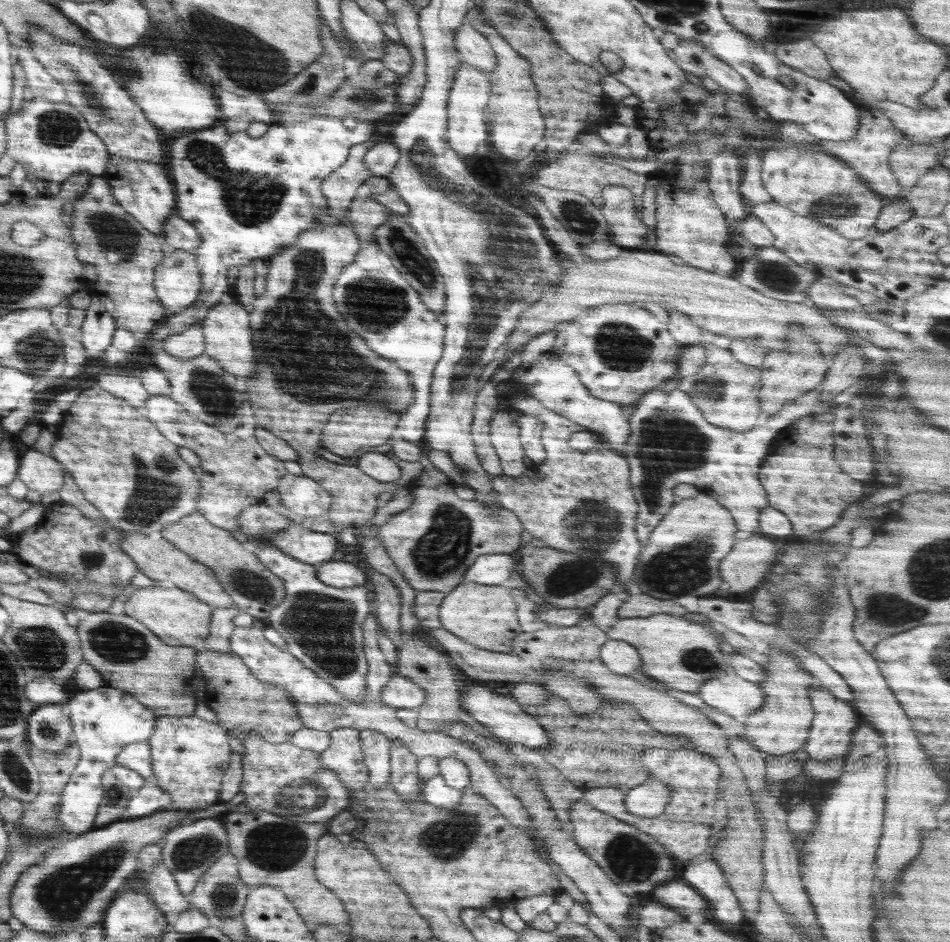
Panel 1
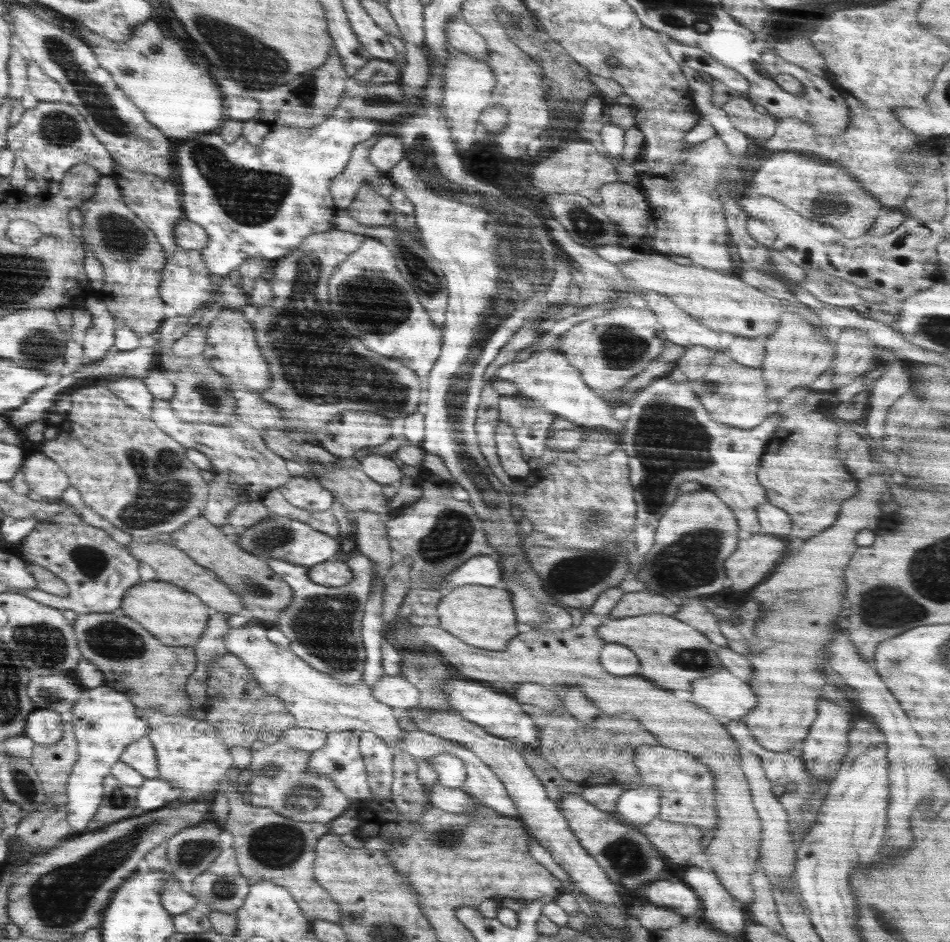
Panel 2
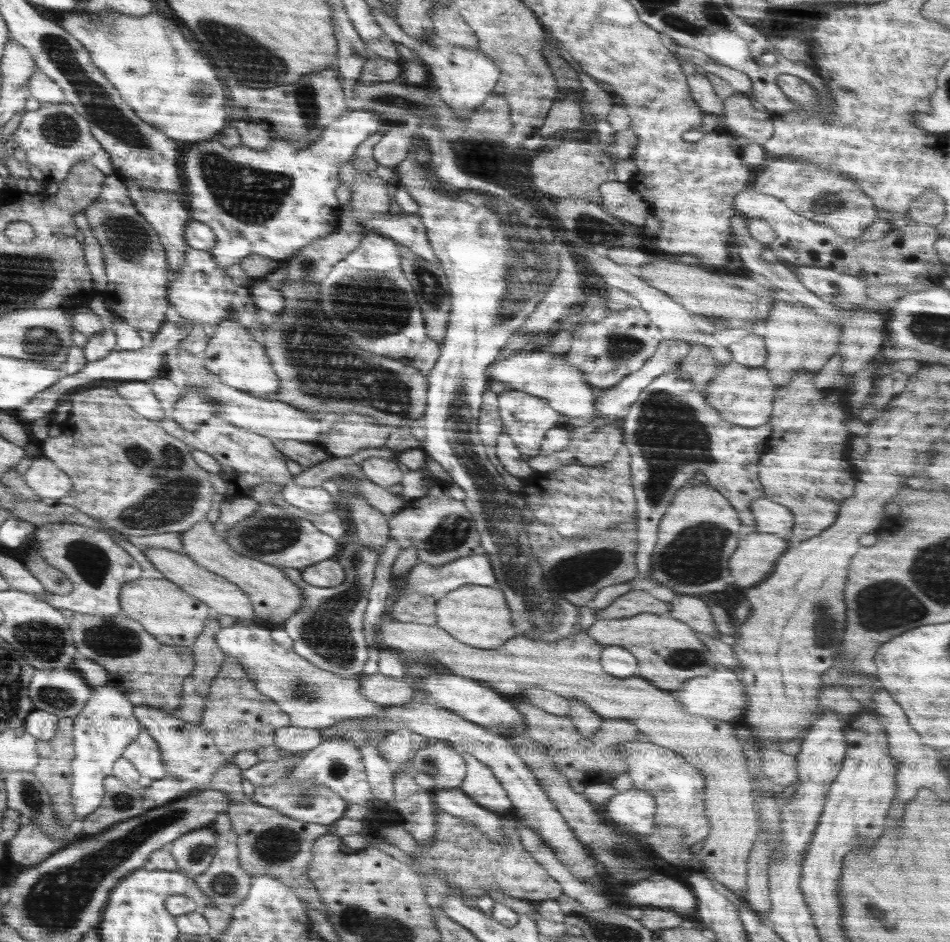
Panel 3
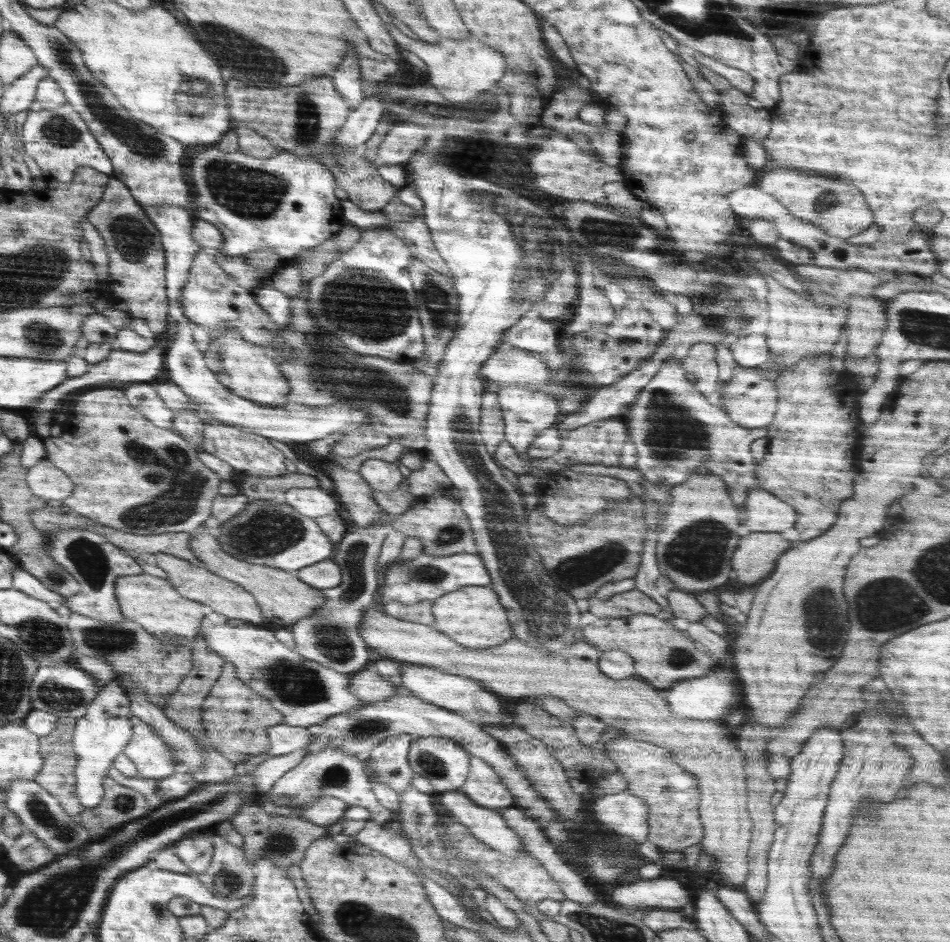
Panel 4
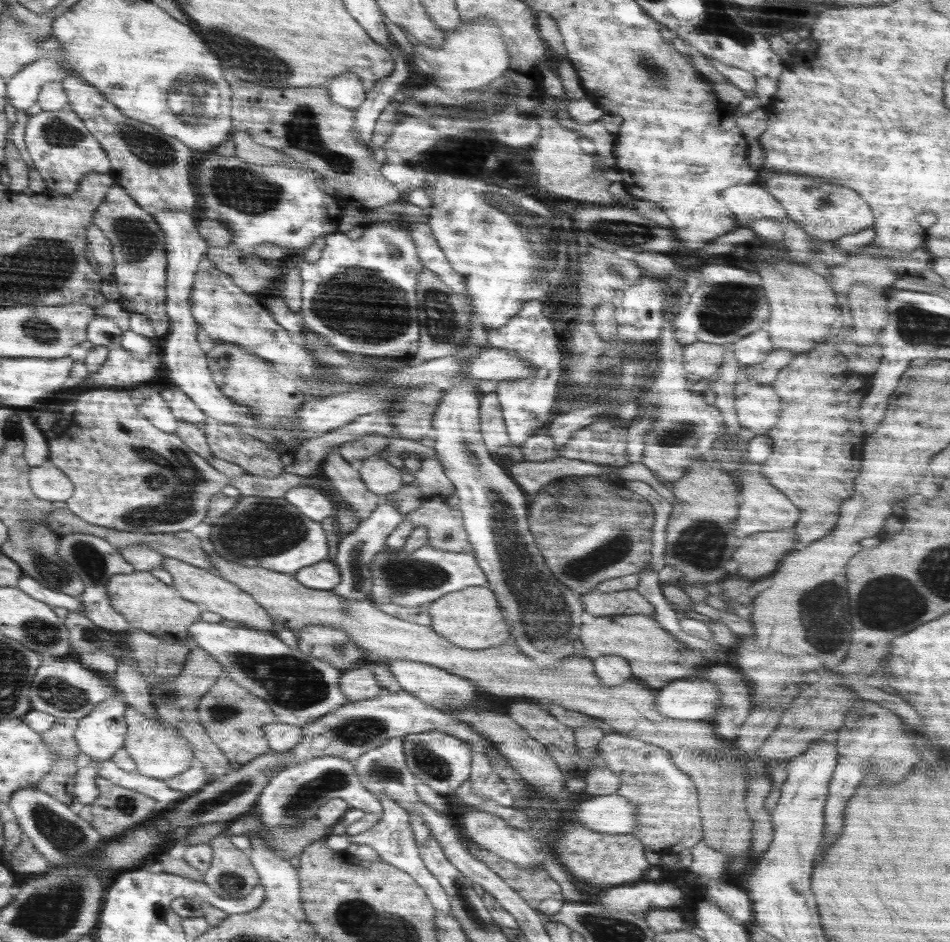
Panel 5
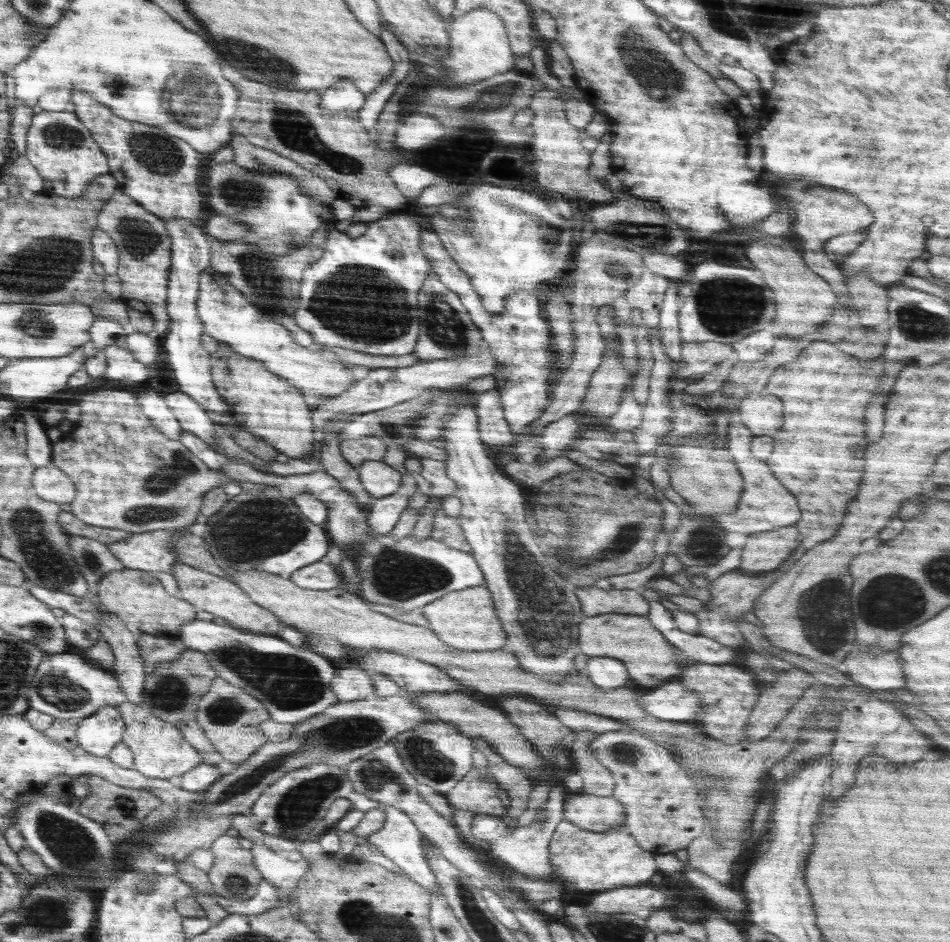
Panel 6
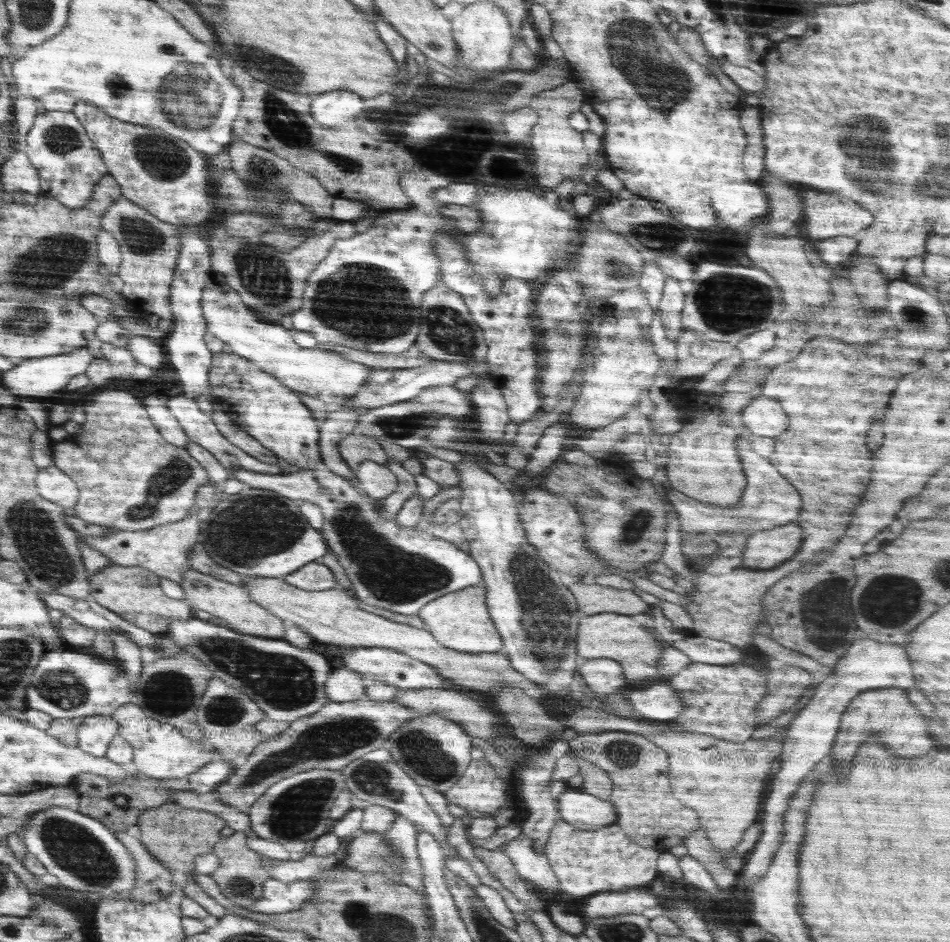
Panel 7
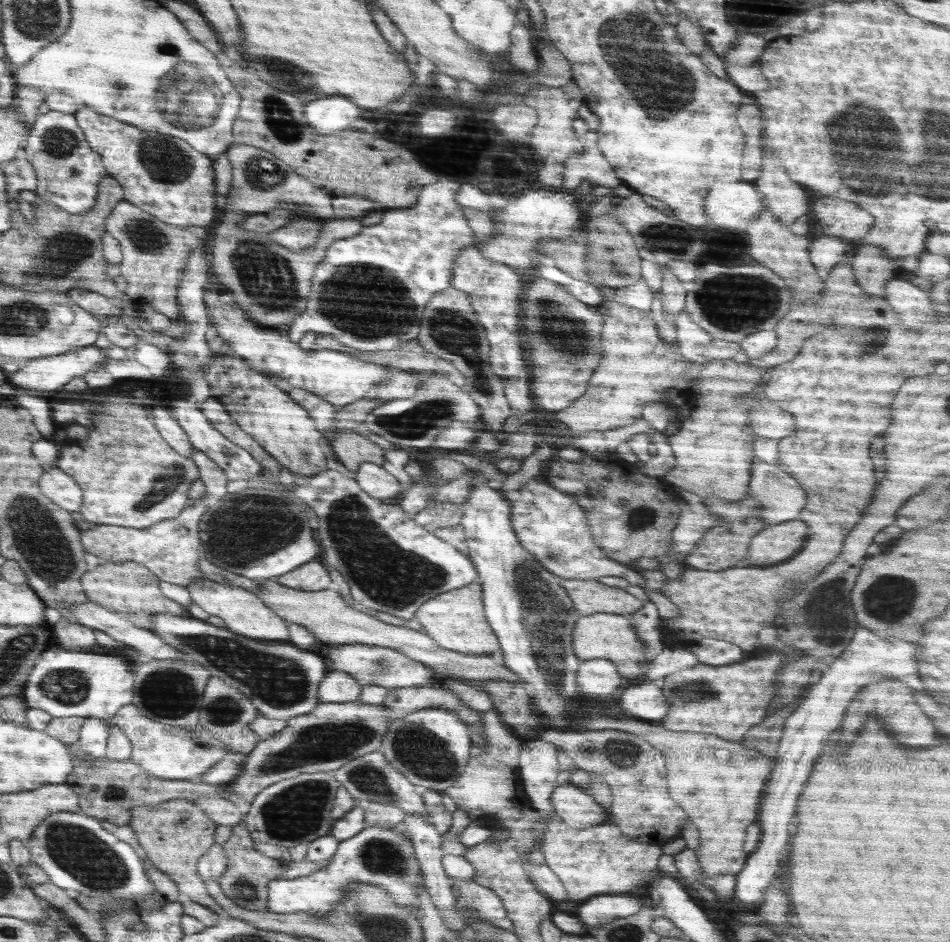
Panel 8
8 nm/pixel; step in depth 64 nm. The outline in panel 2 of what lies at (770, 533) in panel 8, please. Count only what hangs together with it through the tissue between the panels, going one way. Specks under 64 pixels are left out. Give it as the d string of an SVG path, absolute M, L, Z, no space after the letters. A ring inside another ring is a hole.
M750 536L746 542L742 540L737 544L736 550L724 561L726 576L732 580L731 588L734 590L748 590L765 580L775 568L776 560L782 556L784 544L774 536Z

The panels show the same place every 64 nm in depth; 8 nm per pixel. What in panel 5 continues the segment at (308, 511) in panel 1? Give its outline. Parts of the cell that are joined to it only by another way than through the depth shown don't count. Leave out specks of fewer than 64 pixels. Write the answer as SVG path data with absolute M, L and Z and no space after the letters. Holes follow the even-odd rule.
M300 487L287 490L284 498L295 506L302 515L321 522L324 518L335 516L335 505L332 500L324 495L324 491L316 487Z

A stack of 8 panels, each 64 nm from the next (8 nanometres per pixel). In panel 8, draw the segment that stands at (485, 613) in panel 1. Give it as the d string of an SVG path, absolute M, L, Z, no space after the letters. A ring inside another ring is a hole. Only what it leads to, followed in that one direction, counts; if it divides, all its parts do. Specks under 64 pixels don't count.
M477 581L427 600L415 612L415 619L422 625L428 636L434 639L434 642L442 648L464 654L490 655L496 652L500 646L498 646L496 633L486 622L484 612L482 589L480 582Z

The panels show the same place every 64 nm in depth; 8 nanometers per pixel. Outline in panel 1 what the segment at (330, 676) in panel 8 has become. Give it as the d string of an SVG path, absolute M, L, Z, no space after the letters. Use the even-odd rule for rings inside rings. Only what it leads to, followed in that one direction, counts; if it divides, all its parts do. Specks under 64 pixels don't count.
M393 674L386 686L382 686L382 702L397 708L416 708L422 706L425 692L418 683L412 682L405 676Z

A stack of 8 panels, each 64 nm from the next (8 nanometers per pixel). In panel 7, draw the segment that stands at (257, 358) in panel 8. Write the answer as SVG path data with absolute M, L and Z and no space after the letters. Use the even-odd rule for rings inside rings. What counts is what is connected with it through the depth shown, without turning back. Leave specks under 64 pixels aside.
M212 270L208 272L208 277L204 281L200 306L202 306L208 332L228 342L234 354L244 356L252 360L254 364L258 364L258 368L262 368L264 372L278 376L278 380L282 380L282 384L286 384L288 388L310 394L326 404L332 404L332 402L340 404L342 400L352 396L360 388L360 384L366 380L368 372L374 370L345 360L334 352L300 348L296 342L293 342L291 330L286 330L280 324L260 322L254 310L244 306L240 293L226 284L223 275Z

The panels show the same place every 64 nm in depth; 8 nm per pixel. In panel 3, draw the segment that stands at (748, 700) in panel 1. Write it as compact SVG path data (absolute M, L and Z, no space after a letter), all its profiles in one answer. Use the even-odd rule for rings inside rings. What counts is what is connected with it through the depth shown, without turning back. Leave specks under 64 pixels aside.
M716 668L716 672L706 677L692 678L686 682L686 688L680 692L680 702L688 708L688 712L694 712L698 716L714 716L718 720L741 720L744 710L748 708L746 690L742 681L729 668Z

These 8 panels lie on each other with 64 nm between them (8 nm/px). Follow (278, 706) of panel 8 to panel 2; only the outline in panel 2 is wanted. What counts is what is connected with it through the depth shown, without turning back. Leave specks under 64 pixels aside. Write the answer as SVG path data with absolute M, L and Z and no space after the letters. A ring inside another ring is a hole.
M242 625L238 628L230 628L230 632L224 636L224 645L228 653L239 656L240 660L252 670L253 677L262 685L264 691L276 695L284 701L288 712L296 719L296 726L310 728L324 732L334 731L358 731L362 734L378 735L382 740L393 747L406 751L417 759L426 759L436 754L454 754L464 761L468 774L467 785L461 789L470 797L474 797L487 807L494 809L500 815L512 817L521 821L521 815L516 809L514 801L508 795L504 783L494 774L494 771L484 764L470 749L456 741L444 737L414 729L408 731L399 726L396 712L393 707L378 702L372 695L372 689L360 680L354 686L340 684L332 676L312 668L310 664L298 658L289 648L280 648L274 642L270 642L266 636L264 626Z

